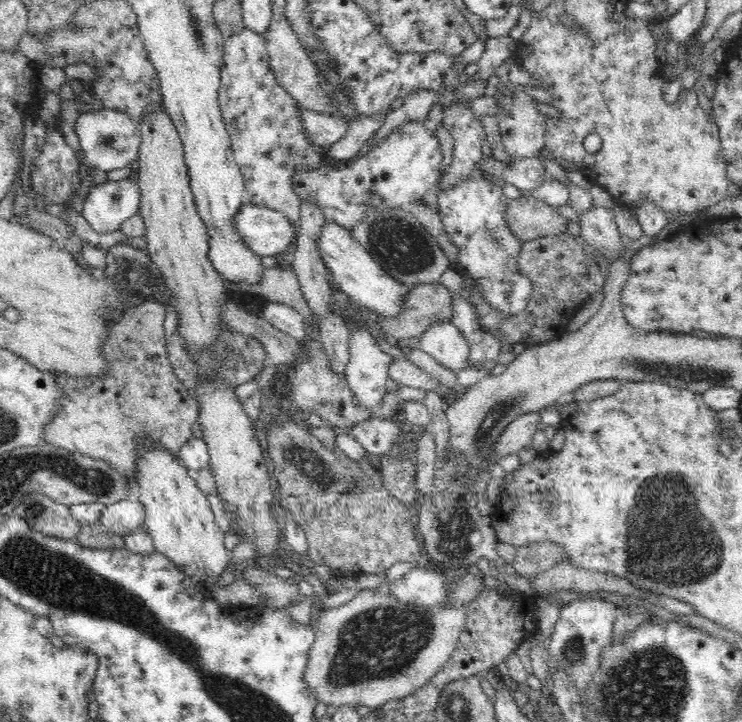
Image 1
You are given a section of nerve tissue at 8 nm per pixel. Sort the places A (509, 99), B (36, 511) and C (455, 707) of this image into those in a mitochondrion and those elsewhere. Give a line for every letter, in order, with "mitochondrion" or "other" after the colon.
A: mitochondrion
B: mitochondrion
C: mitochondrion

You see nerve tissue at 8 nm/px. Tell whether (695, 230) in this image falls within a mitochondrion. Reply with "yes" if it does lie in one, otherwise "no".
no

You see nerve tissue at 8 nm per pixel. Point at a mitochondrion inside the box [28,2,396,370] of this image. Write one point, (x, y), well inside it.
(198, 38)

